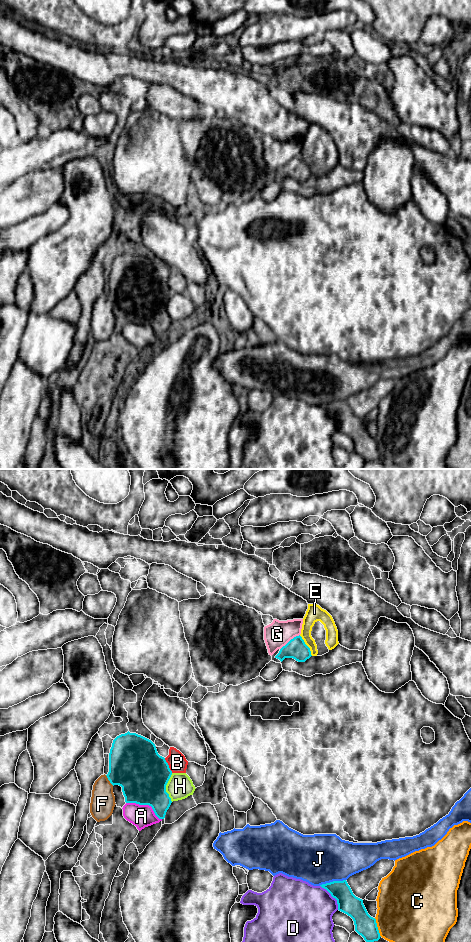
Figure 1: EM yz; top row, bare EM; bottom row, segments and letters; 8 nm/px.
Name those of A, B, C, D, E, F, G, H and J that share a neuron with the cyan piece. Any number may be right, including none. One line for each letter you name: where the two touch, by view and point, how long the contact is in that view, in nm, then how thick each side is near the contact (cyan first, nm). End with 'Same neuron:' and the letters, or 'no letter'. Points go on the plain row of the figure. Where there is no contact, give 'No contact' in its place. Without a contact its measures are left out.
Same neuron: no letter

